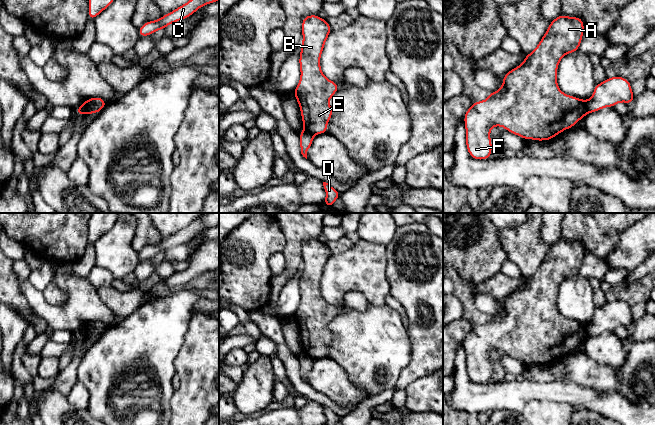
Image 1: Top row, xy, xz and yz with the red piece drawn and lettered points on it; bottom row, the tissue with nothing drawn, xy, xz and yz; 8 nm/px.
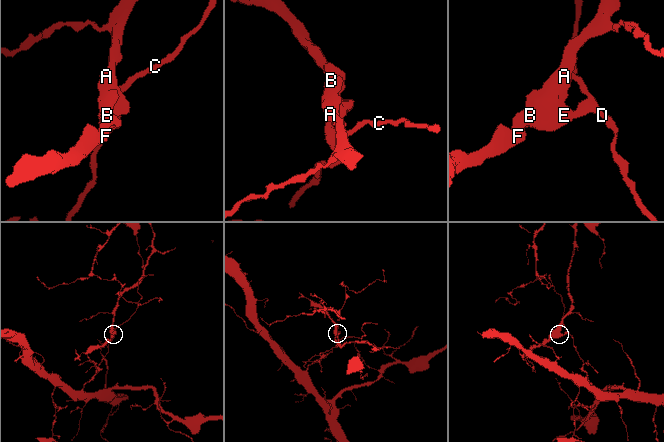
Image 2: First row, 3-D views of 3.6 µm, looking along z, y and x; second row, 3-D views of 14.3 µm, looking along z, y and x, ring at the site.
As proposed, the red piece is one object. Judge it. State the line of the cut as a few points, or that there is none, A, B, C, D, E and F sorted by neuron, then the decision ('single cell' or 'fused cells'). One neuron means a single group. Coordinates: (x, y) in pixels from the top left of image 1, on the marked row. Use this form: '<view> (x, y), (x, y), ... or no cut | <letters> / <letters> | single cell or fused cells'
xy (86, 101), (84, 113) | A B E F / C D | fused cells

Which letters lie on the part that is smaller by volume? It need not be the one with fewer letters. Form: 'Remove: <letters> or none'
Remove: A, B, E, F

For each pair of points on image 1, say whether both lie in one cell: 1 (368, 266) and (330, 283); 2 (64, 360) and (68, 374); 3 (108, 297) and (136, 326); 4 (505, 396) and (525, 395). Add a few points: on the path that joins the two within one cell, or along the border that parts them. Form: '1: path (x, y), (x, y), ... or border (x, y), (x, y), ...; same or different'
1: path (359, 269), (347, 271), (339, 278); same
2: border (71, 358), (70, 362), (59, 371); different
3: border (147, 303), (137, 308), (124, 319); different
4: path (510, 396), (520, 395); same

